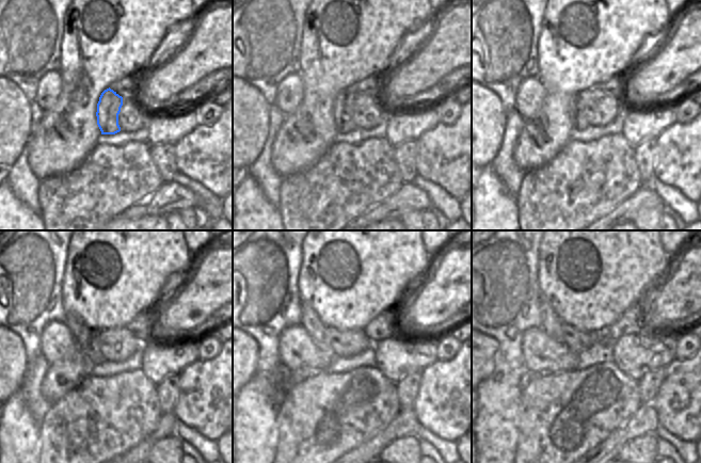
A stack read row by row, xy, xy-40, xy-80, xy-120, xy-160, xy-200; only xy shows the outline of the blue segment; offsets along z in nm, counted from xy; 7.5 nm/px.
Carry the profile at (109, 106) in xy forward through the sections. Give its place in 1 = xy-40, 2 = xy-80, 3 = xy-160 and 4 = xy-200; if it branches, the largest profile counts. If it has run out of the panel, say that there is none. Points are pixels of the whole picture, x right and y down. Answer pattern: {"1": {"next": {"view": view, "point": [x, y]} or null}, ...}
{"1": {"next": {"view": "xy-40", "point": [344, 124]}}, "2": {"next": {"view": "xy-80", "point": [579, 122]}}, "3": {"next": {"view": "xy-160", "point": [316, 329]}}, "4": {"next": {"view": "xy-200", "point": [551, 322]}}}

